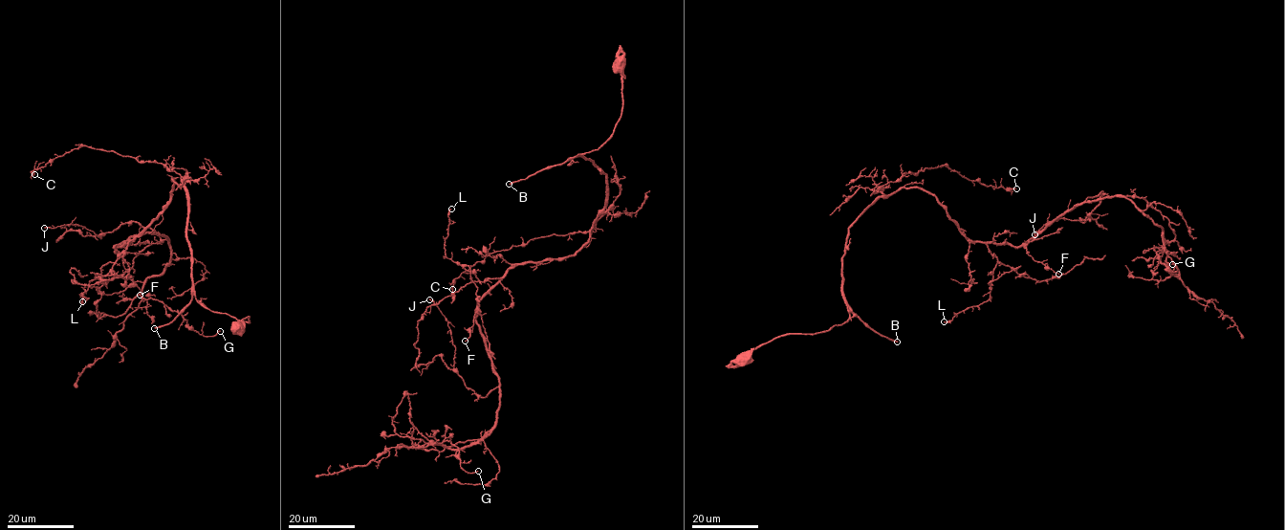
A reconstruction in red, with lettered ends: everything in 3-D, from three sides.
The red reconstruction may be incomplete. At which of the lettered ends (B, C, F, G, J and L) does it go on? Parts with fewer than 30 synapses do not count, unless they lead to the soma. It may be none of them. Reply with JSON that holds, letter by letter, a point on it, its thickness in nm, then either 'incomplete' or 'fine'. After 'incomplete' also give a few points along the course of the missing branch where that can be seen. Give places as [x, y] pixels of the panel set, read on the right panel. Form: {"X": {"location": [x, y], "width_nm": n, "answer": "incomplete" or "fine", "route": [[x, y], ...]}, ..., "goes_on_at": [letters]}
{"B": {"location": [897, 342], "width_nm": 260, "answer": "incomplete", "route": [[897, 342], [940, 342], [981, 311], [1060, 292], [1126, 306], [1236, 369], [1266, 407]]}, "C": {"location": [1016, 188], "width_nm": 200, "answer": "fine"}, "F": {"location": [1058, 274], "width_nm": 120, "answer": "fine"}, "G": {"location": [1172, 264], "width_nm": 180, "answer": "fine"}, "J": {"location": [1034, 234], "width_nm": 160, "answer": "fine"}, "L": {"location": [944, 321], "width_nm": 140, "answer": "fine"}, "goes_on_at": ["B"]}

